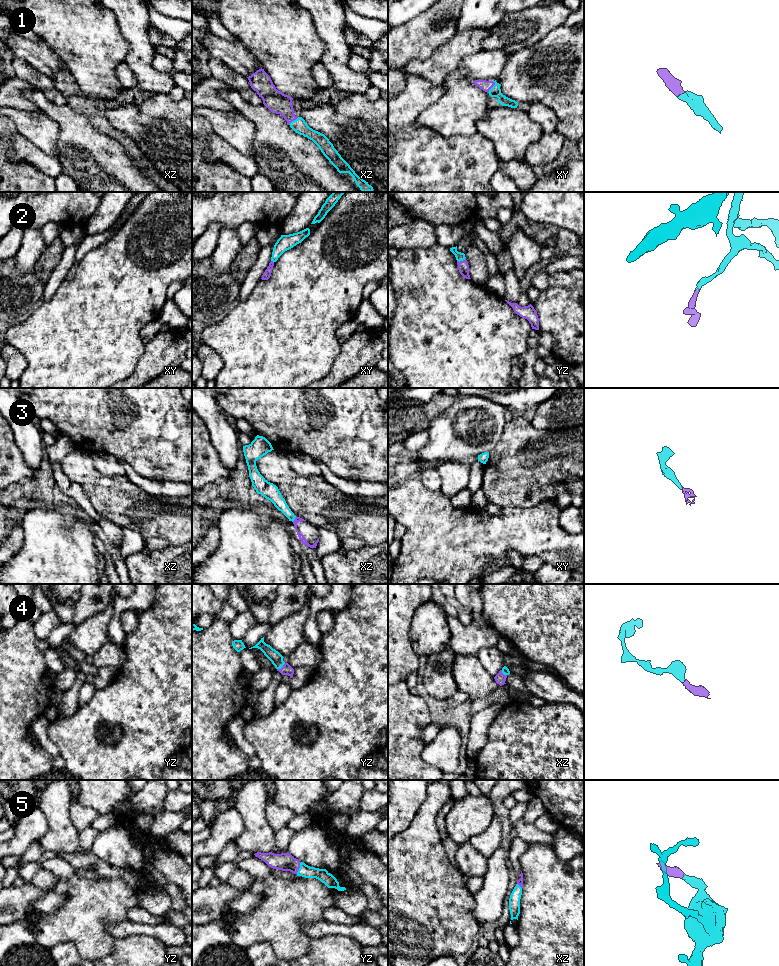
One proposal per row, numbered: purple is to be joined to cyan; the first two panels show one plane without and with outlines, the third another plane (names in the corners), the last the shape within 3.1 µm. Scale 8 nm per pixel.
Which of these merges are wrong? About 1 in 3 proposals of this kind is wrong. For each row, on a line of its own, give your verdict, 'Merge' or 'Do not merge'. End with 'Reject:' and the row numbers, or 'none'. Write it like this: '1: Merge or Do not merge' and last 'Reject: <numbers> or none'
1: Merge
2: Merge
3: Merge
4: Merge
5: Merge
Reject: none

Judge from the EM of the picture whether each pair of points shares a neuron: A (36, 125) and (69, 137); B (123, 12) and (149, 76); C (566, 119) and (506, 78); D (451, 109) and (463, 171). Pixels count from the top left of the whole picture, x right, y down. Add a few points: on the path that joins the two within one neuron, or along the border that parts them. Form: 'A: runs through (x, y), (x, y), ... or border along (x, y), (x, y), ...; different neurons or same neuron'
A: border along (44, 114), (58, 125), (58, 157); different neurons
B: runs through (134, 28), (140, 45), (142, 60); same neuron
C: runs through (556, 103), (540, 87), (528, 79), (522, 79); same neuron
D: border along (433, 129), (445, 137), (470, 136), (477, 132); different neurons

